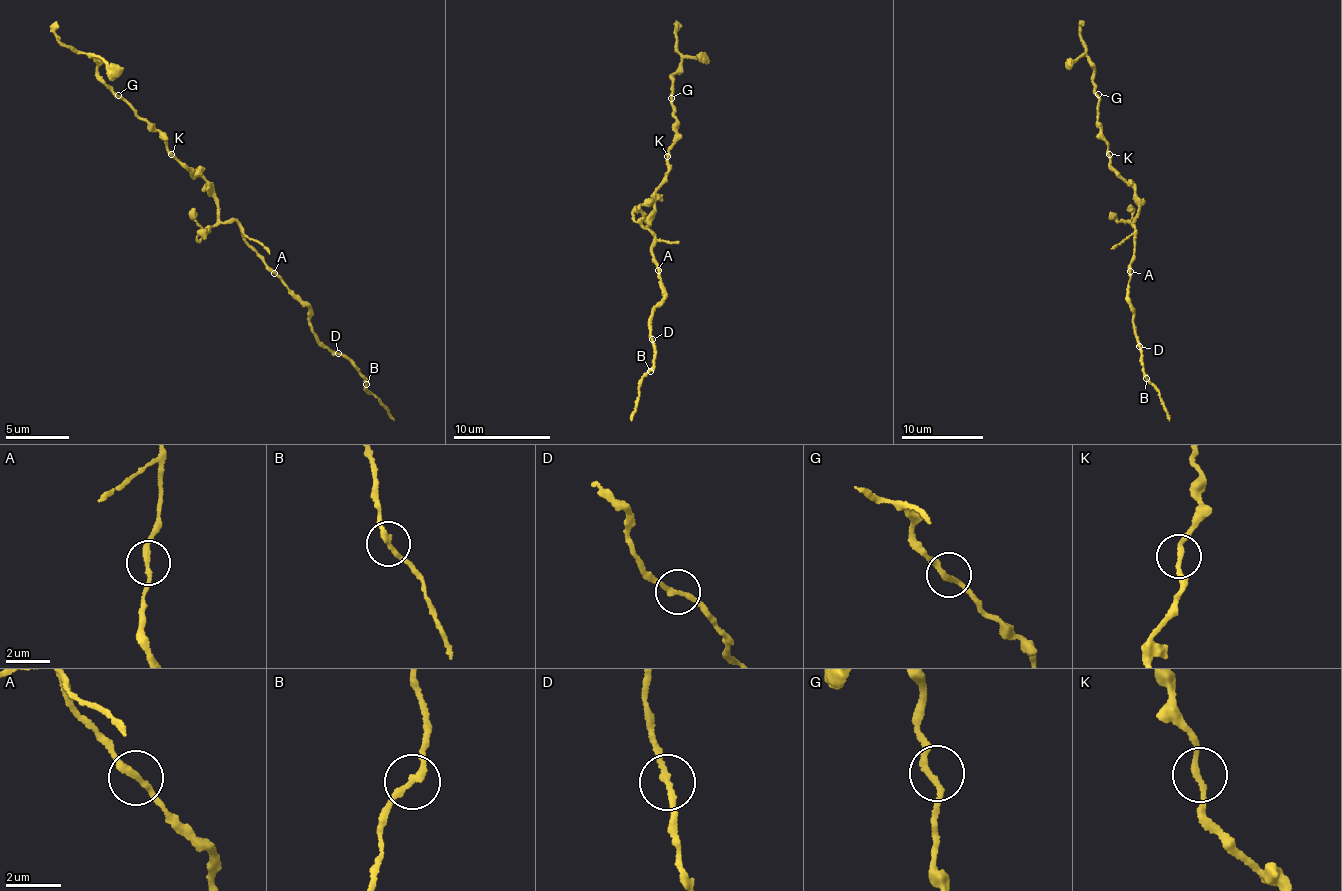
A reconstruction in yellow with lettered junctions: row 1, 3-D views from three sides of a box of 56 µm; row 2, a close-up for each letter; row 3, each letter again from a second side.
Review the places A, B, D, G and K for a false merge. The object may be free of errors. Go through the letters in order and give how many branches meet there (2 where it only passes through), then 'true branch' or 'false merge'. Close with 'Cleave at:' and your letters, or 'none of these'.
A: 2 branches meet; true branch
B: 2 branches meet; true branch
D: 2 branches meet; true branch
G: 2 branches meet; true branch
K: 2 branches meet; true branch
Cleave at: none of these

